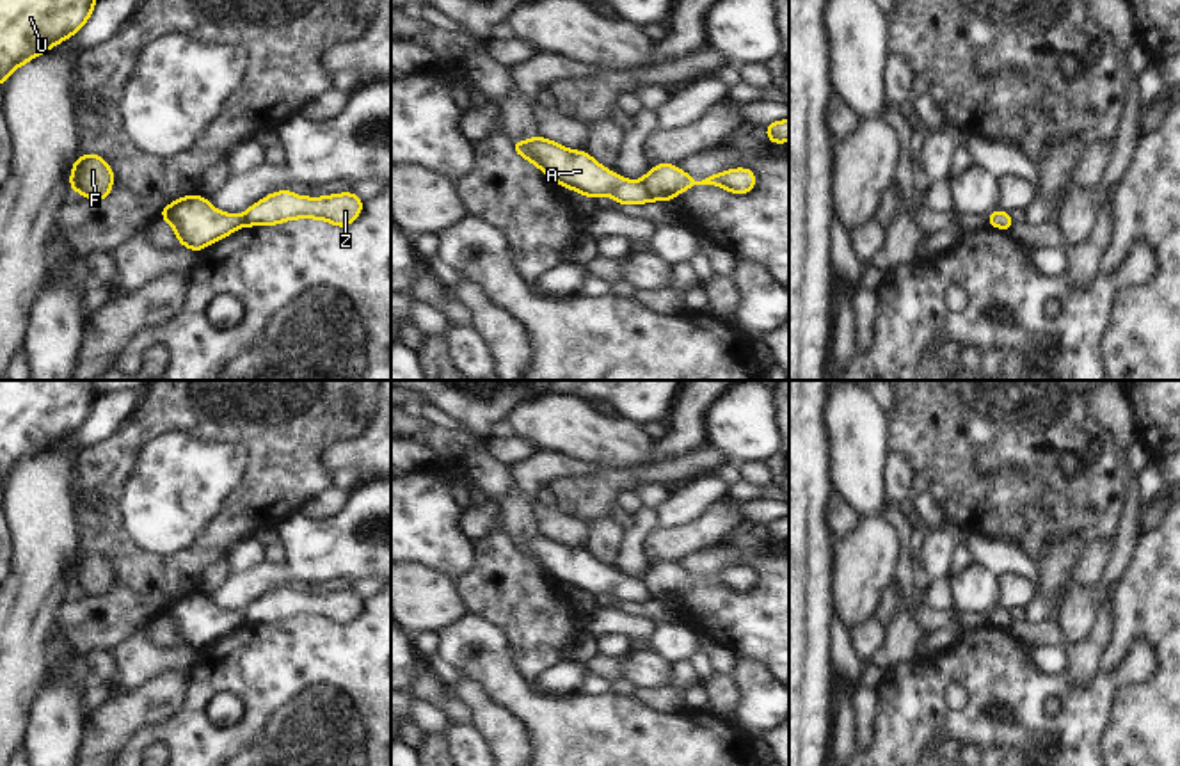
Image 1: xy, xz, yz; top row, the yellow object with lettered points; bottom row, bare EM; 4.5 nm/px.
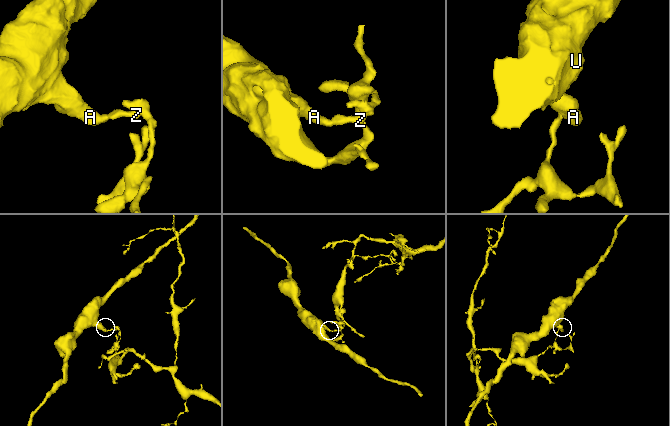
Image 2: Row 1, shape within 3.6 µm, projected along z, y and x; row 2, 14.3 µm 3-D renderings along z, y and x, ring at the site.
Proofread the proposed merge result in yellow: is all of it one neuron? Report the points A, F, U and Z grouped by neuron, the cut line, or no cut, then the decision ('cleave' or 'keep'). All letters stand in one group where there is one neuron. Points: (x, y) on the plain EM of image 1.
A F U / Z | xz (640, 580), (651, 598) | cleave

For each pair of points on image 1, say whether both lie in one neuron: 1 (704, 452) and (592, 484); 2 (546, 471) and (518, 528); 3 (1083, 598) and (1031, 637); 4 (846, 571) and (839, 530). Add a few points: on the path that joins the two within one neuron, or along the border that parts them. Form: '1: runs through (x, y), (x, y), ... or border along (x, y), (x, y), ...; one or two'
1: runs through (676, 471), (653, 471), (621, 480); one
2: runs through (532, 484), (518, 505), (518, 514); one
3: border along (1099, 608), (1093, 630), (1072, 644); two
4: border along (861, 519), (837, 541); two

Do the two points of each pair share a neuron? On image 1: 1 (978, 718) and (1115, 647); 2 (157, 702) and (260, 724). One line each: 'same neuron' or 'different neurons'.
1: different neurons
2: different neurons

